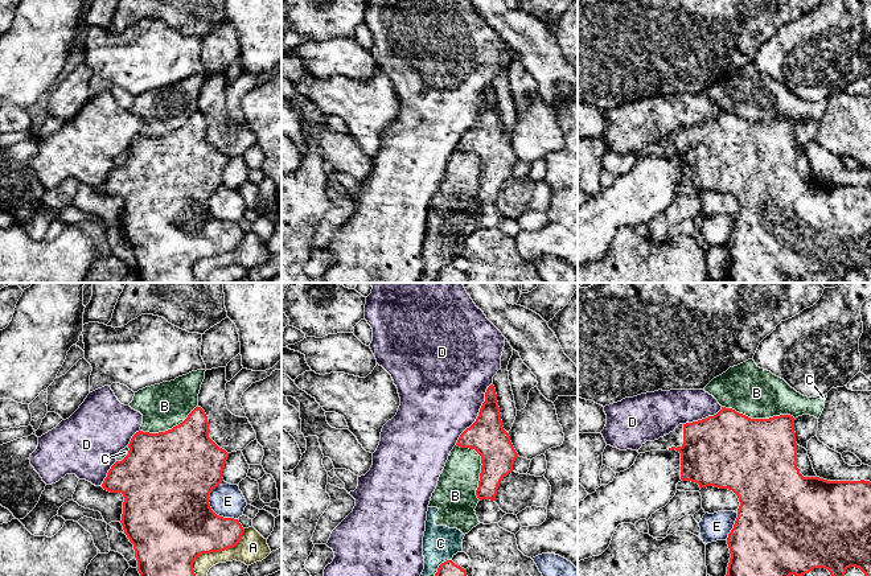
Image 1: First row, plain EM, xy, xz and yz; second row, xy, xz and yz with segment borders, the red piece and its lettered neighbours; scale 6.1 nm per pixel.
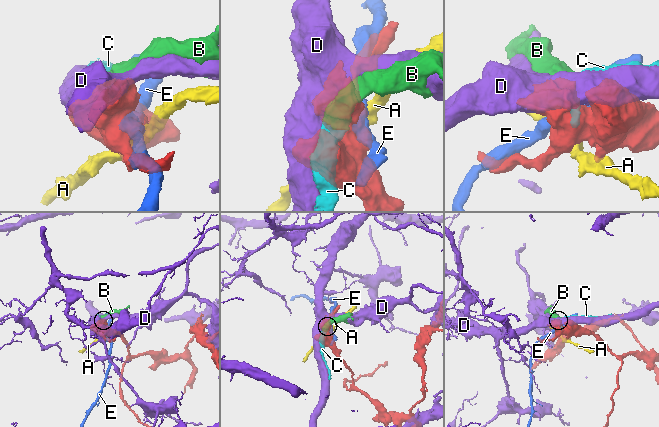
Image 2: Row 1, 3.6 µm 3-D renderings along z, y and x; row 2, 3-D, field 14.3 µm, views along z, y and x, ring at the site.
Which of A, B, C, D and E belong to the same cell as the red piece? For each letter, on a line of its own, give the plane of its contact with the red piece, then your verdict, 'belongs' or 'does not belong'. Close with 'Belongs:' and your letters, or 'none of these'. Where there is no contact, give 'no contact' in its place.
A: xy | does not belong
B: yz | does not belong
C: xy | does not belong
D: xz | does not belong
E: xy | does not belong
Belongs: none of these

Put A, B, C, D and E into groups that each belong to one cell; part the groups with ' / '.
A / B C / D / E

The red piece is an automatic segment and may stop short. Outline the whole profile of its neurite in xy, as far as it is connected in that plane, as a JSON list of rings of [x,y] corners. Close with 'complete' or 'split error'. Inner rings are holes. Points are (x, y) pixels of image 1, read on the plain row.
[[[196,111],[182,127],[165,136],[136,136],[128,152],[128,159],[111,170],[102,192],[110,197],[122,197],[124,201],[120,227],[133,248],[140,281],[197,283],[194,264],[202,258],[235,251],[245,235],[238,223],[217,219],[209,207],[210,197],[223,185],[222,176],[229,157],[209,141],[208,120],[201,111]]]; complete

